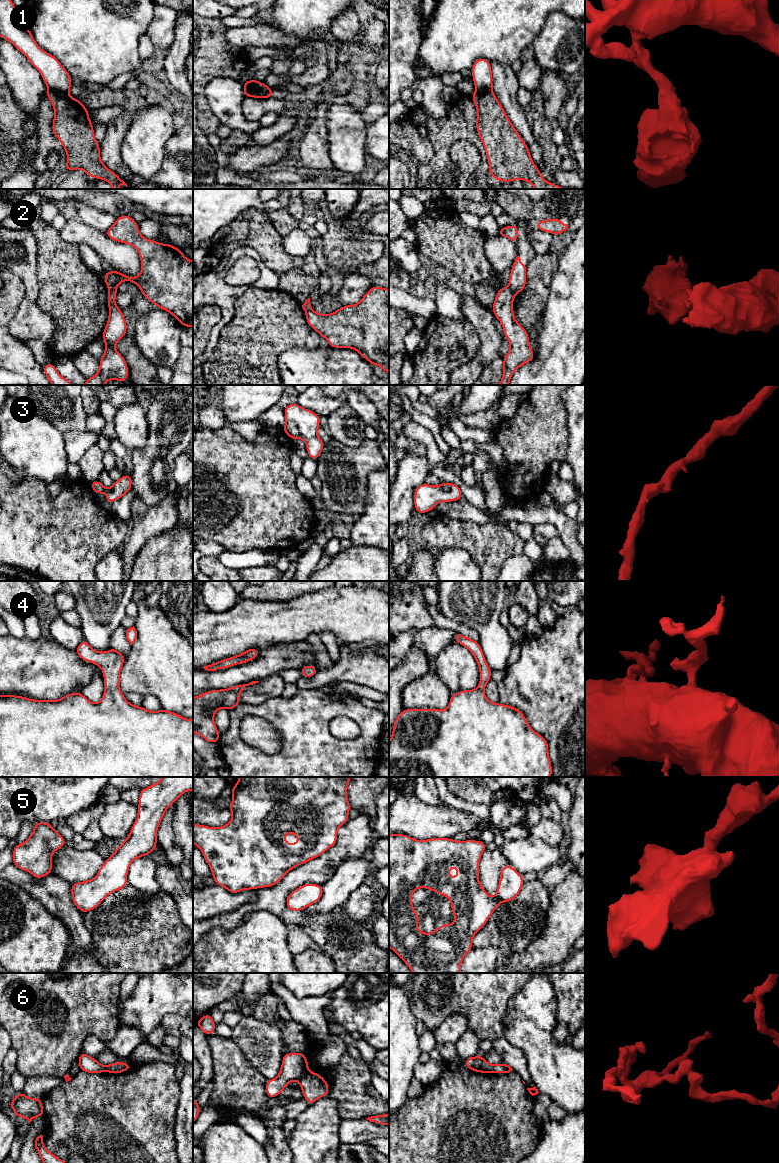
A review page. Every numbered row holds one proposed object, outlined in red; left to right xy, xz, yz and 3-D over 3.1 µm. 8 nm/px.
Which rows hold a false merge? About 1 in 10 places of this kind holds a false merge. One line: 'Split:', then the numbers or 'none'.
Split: 1, 2, 6

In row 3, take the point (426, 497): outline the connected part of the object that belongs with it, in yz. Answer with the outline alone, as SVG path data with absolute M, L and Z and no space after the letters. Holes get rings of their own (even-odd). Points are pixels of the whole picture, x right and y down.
M441 482L438 486L420 484L414 491L415 512L419 514L434 510L442 502L454 502L463 498L461 488L454 483Z

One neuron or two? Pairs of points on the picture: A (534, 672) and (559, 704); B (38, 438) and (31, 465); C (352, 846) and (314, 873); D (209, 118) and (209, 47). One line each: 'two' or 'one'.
A: one
B: one
C: one
D: one

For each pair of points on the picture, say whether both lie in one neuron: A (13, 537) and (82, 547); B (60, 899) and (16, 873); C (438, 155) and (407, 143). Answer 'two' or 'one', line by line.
A: one
B: one
C: two

